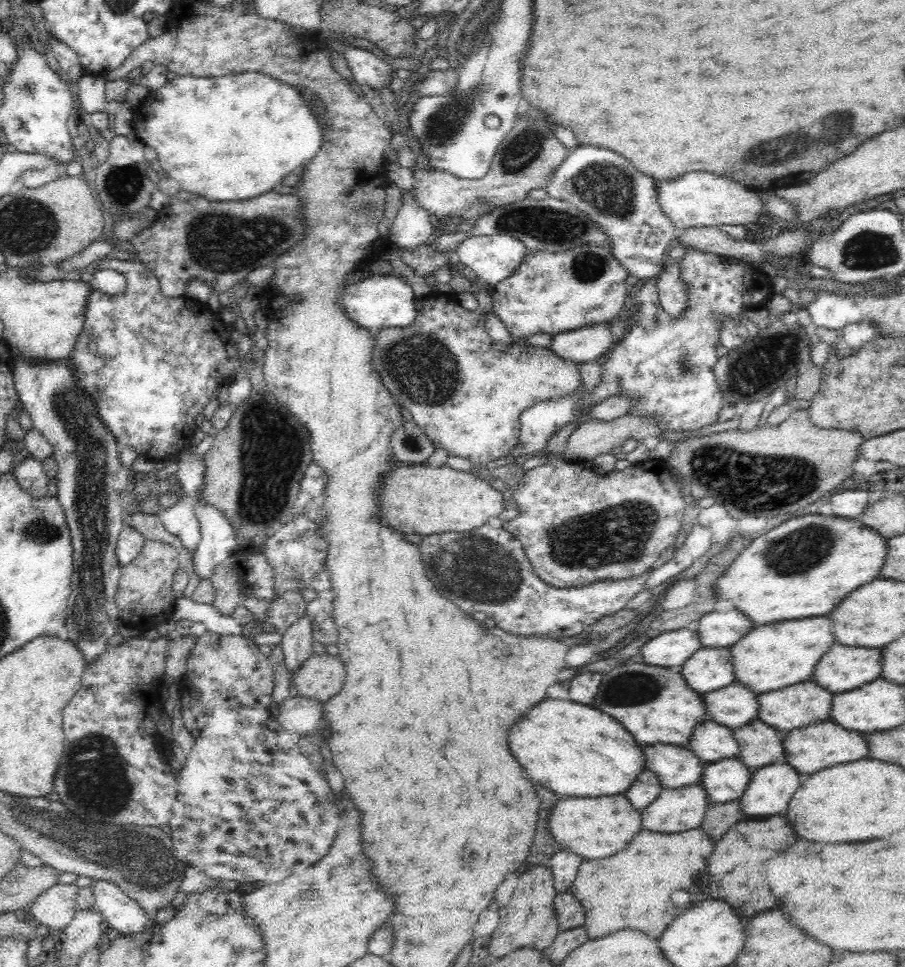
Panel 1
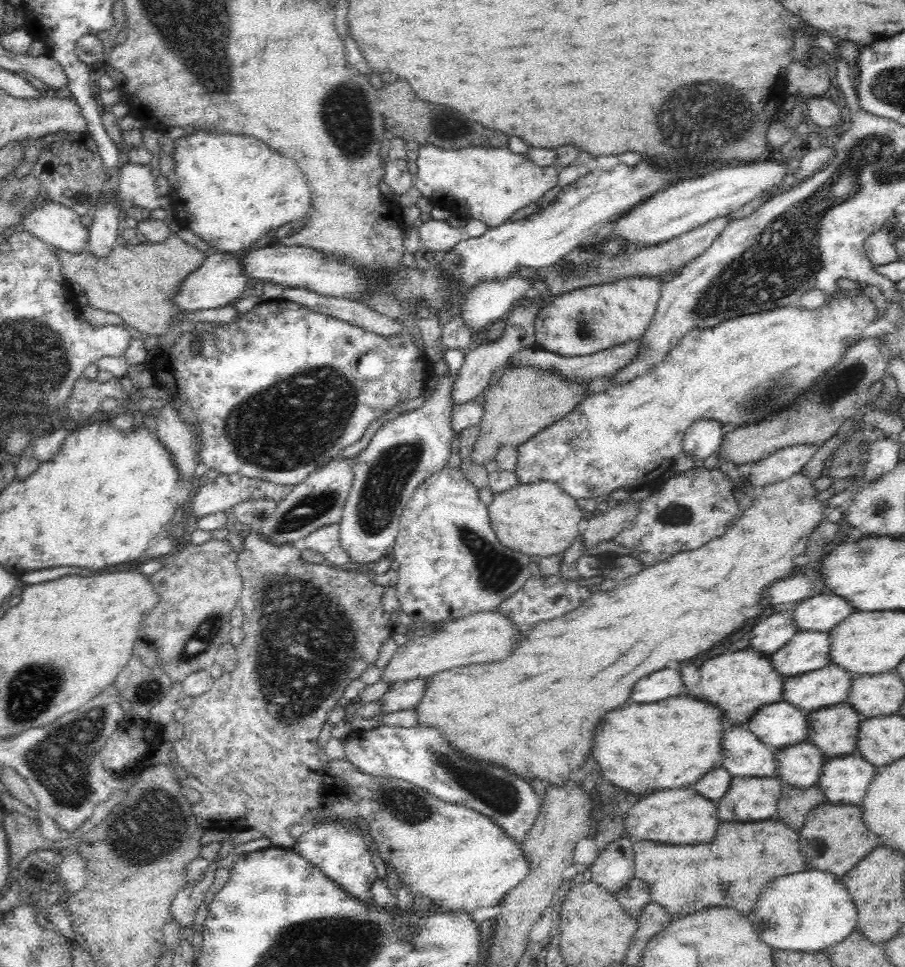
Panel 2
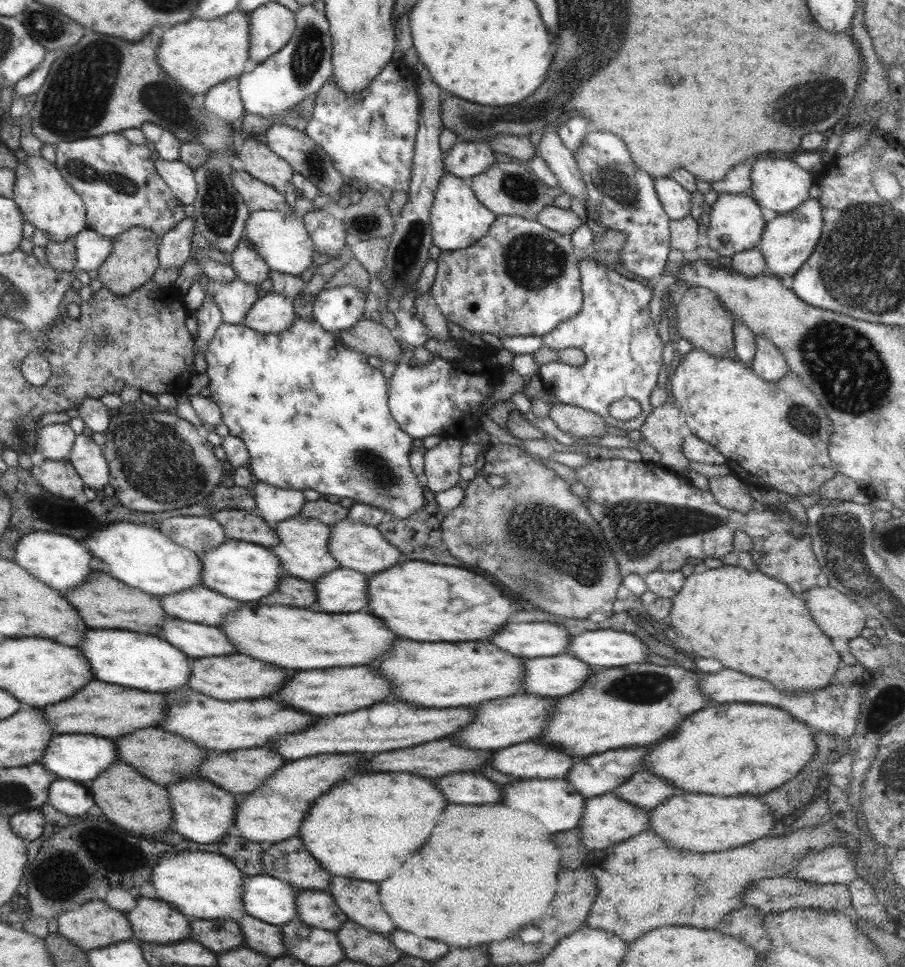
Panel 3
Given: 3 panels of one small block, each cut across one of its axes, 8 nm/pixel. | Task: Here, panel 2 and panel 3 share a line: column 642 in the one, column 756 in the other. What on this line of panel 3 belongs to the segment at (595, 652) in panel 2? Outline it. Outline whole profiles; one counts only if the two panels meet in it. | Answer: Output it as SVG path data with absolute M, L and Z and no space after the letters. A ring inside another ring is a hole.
M722 565L719 568L701 568L697 570L686 578L684 587L682 587L673 598L672 608L667 622L670 628L678 628L678 630L682 632L682 636L688 640L688 644L692 646L692 650L694 650L698 656L702 656L702 658L718 658L726 668L734 668L734 670L738 670L738 672L744 672L744 674L750 674L750 676L768 680L768 682L772 682L776 688L788 690L788 692L824 688L831 684L834 674L836 674L836 671L843 665L841 656L838 656L838 652L832 645L833 639L827 634L824 634L822 629L818 626L818 623L810 618L810 612L808 612L806 602L800 600L800 598L796 598L794 592L792 592L786 584L782 584L780 580L774 580L774 578L770 578L770 576L758 572L758 570L748 572L748 570L744 570L743 567L734 565Z

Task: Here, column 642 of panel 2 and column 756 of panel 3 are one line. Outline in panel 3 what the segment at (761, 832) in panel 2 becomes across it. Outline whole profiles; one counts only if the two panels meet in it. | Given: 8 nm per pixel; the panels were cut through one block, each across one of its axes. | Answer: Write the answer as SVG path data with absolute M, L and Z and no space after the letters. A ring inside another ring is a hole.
M832 820L817 826L814 825L814 827L804 827L792 833L783 834L780 837L770 836L770 838L760 838L760 840L756 840L756 842L750 842L750 844L746 844L746 846L734 848L734 850L730 850L730 852L710 852L710 854L696 854L696 852L690 852L690 850L676 850L676 848L670 848L670 846L666 846L666 842L662 842L662 838L658 838L654 832L646 830L646 832L642 832L642 834L637 834L624 842L610 845L605 849L590 850L589 854L585 857L586 862L584 862L584 868L588 868L588 872L592 872L592 874L596 876L595 882L598 882L596 886L599 888L597 897L590 911L590 916L588 916L588 920L585 922L585 926L588 924L590 928L604 928L604 930L610 930L610 932L614 932L616 936L620 936L620 938L626 940L626 942L634 942L634 938L642 938L642 932L646 934L646 932L650 932L650 930L654 930L654 928L658 928L658 926L694 926L696 928L706 928L706 930L710 930L710 928L715 928L717 924L720 924L720 922L725 919L725 916L728 916L733 910L741 908L744 905L744 894L752 882L756 882L761 878L785 876L785 874L795 866L795 862L800 862L807 854L810 854L811 851L824 850L825 848L838 845L838 842L844 844L845 840L843 839L842 832L839 831L839 828L836 827Z

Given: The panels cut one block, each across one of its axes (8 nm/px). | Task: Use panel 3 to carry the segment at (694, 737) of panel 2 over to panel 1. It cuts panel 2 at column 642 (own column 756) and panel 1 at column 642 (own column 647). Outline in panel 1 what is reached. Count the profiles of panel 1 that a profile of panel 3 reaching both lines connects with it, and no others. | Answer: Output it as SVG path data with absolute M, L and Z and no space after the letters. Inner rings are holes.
M544 700L528 710L528 714L524 714L524 718L520 718L520 722L508 732L508 744L512 756L528 772L528 776L560 796L614 796L626 792L644 770L642 750L622 724L600 710L566 700Z

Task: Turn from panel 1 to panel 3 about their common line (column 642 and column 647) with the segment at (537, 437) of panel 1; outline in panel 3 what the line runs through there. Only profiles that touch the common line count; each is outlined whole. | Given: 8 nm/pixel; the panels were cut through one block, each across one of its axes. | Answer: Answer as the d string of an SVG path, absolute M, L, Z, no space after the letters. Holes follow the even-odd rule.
M591 257L579 261L579 273L581 274L581 291L583 303L578 316L574 319L563 321L554 330L542 337L543 345L552 350L564 350L564 348L580 348L587 356L583 365L568 365L561 361L552 361L539 367L539 378L543 388L554 394L558 402L567 405L582 407L588 412L600 415L608 425L626 430L627 432L639 431L647 416L653 411L650 397L654 387L657 386L658 370L662 370L663 343L658 335L658 328L650 314L650 300L653 292L648 286L642 285L636 280L626 280L613 268L600 264ZM628 397L637 400L641 406L641 413L634 420L626 422L610 416L608 407L621 398Z

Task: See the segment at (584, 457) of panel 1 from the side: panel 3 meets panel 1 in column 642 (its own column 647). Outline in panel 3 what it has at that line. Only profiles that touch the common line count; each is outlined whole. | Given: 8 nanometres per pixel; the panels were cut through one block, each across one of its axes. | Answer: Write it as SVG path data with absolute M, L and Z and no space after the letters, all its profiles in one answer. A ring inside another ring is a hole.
M666 402L653 408L639 430L642 438L660 453L660 465L680 476L685 476L686 468L689 468L688 459L680 451L685 441L680 432L683 424L681 410L673 403Z

